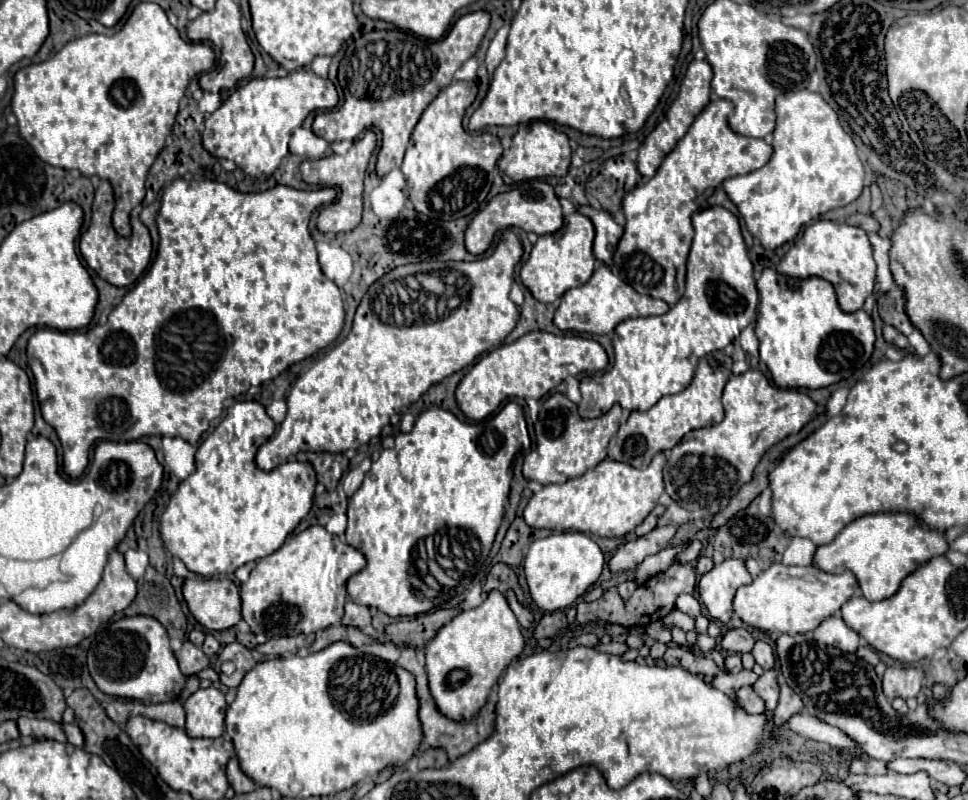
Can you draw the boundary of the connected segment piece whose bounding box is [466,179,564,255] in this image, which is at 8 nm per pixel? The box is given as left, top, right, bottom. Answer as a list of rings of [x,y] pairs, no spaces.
[[[524,181],[512,191],[500,193],[492,197],[492,201],[472,219],[472,223],[466,229],[466,249],[474,255],[486,253],[486,249],[492,245],[496,231],[506,229],[506,227],[520,227],[524,231],[534,231],[536,235],[546,235],[546,233],[556,233],[564,225],[564,215],[562,215],[562,205],[554,193],[554,187],[546,181]]]

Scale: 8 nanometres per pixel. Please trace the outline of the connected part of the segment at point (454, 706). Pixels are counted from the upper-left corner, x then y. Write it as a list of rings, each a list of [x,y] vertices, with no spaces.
[[[490,591],[480,607],[456,615],[426,647],[426,671],[438,709],[454,721],[476,717],[488,701],[492,687],[522,649],[524,635],[516,615],[500,591]]]

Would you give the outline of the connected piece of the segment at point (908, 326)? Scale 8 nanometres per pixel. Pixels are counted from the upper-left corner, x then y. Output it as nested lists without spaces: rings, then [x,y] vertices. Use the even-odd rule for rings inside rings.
[[[892,285],[892,289],[888,293],[878,297],[878,313],[884,323],[890,323],[900,333],[910,335],[914,331],[914,325],[910,323],[910,319],[906,315],[906,299],[904,299],[902,287]]]

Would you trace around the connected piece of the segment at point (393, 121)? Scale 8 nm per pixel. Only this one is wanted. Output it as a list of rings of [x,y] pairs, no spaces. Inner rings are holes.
[[[474,11],[462,15],[454,23],[450,33],[440,41],[428,41],[400,29],[362,33],[348,47],[340,65],[338,79],[342,87],[344,83],[356,83],[362,87],[364,93],[360,95],[360,99],[348,97],[340,109],[324,111],[324,123],[316,121],[314,133],[332,143],[356,139],[362,131],[374,125],[382,131],[382,147],[376,163],[378,175],[386,175],[388,171],[400,167],[406,145],[420,115],[434,101],[440,89],[452,83],[454,71],[460,69],[462,63],[476,53],[488,25],[490,15],[486,11]],[[370,99],[374,99],[374,113],[370,107]]]

